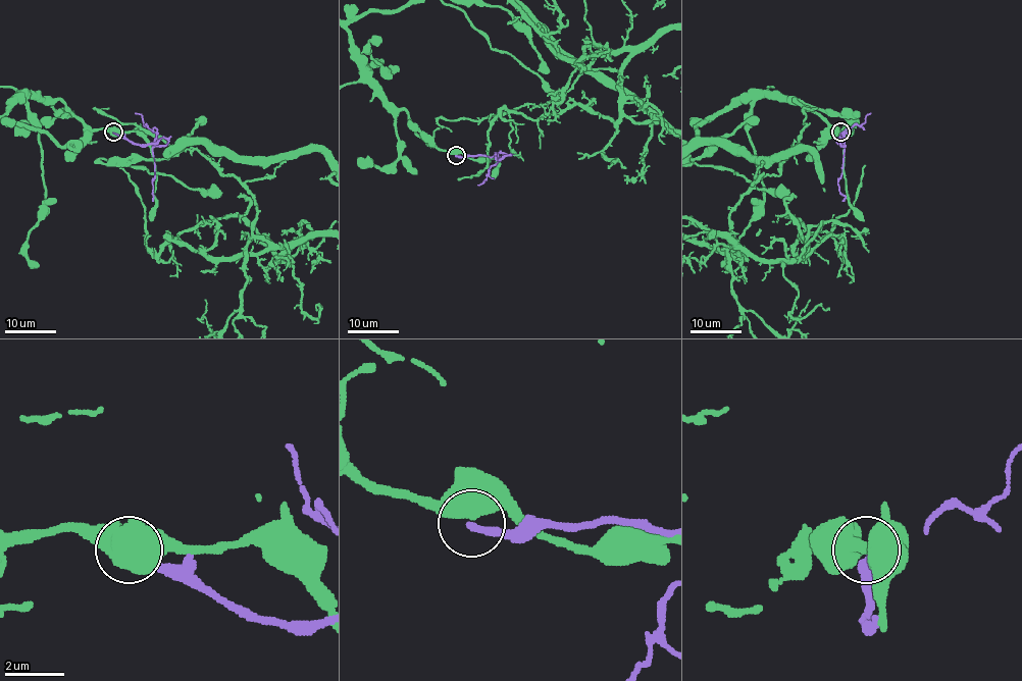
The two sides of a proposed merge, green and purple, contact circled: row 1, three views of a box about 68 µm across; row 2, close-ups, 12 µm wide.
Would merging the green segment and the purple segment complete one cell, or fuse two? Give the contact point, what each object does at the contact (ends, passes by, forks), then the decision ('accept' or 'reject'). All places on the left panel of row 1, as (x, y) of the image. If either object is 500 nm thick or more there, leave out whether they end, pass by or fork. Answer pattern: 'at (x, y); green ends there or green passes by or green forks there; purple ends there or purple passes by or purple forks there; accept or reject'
at (113, 132); reject

